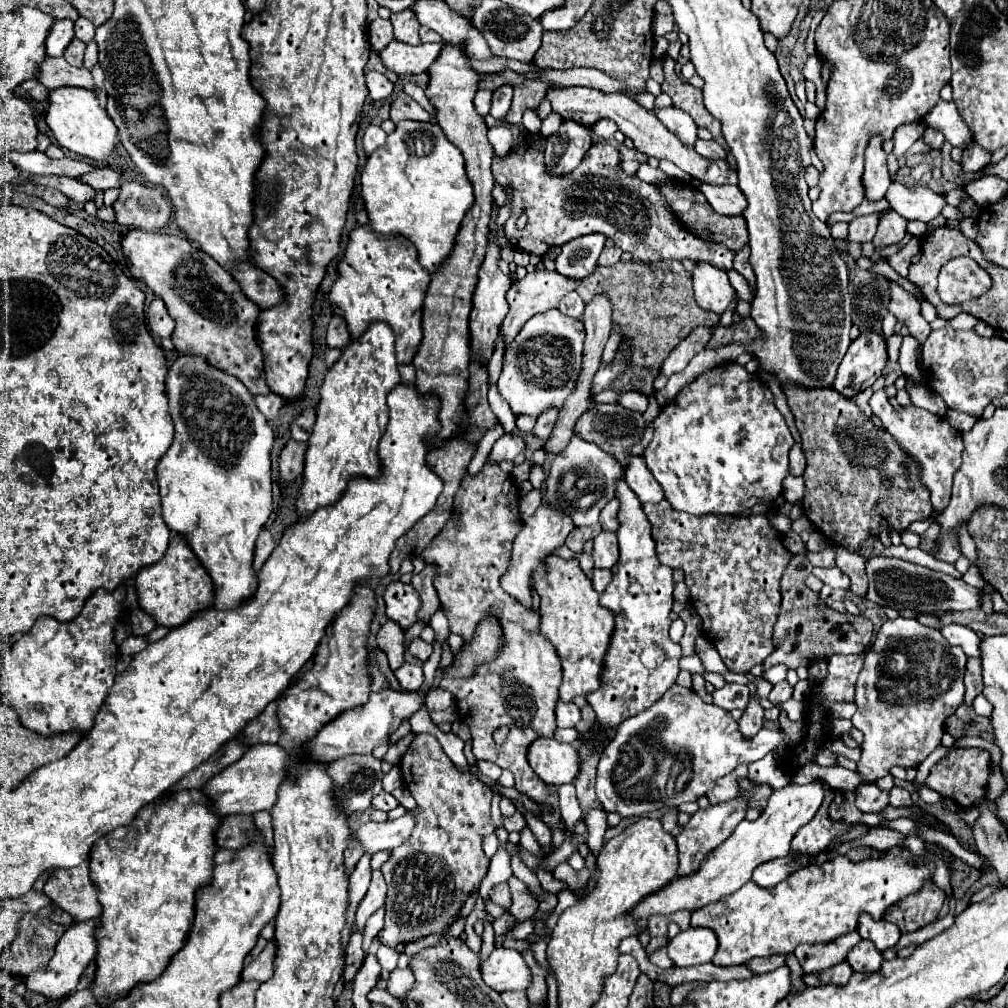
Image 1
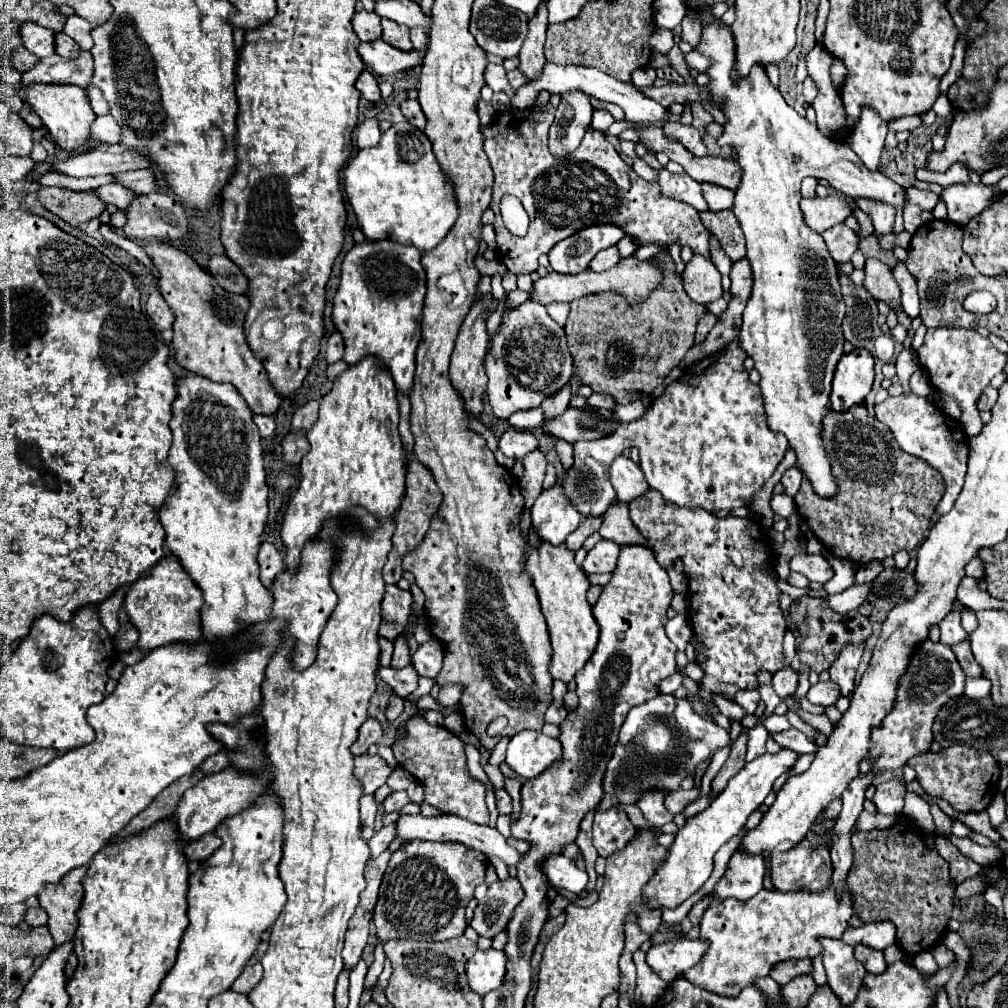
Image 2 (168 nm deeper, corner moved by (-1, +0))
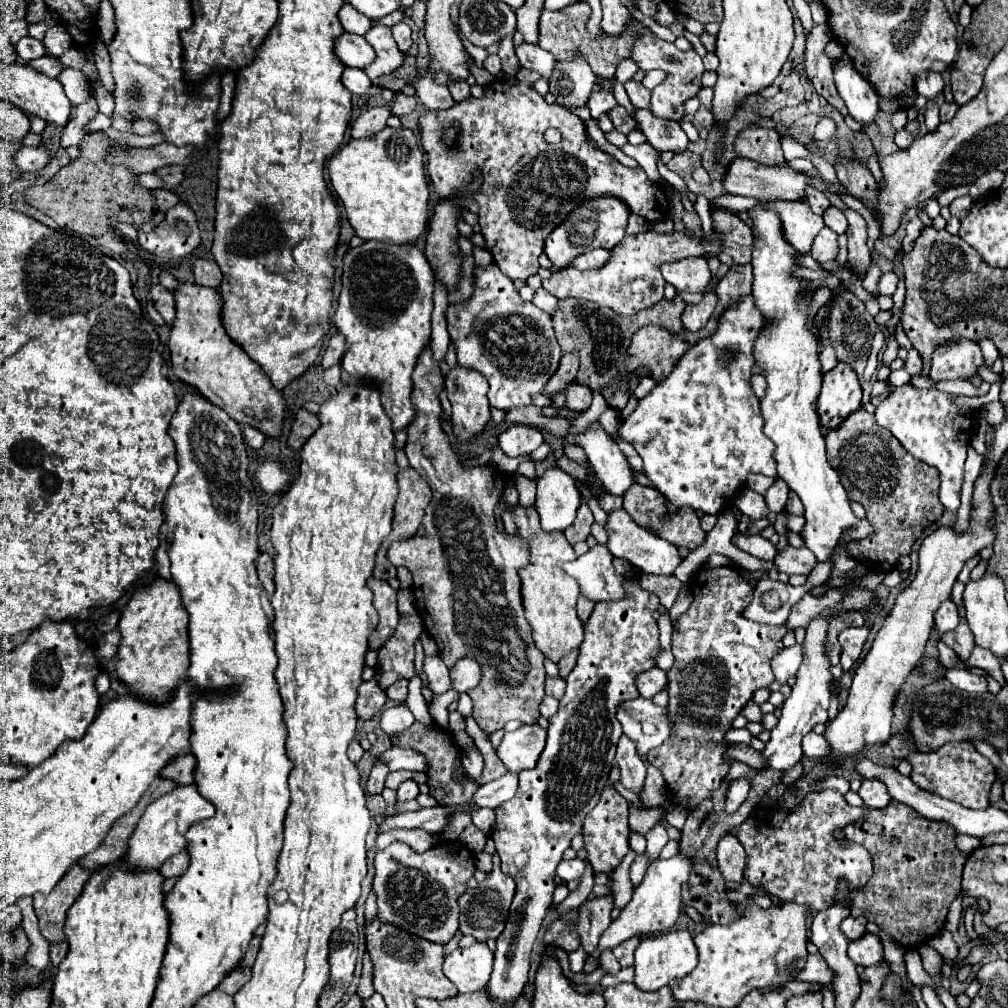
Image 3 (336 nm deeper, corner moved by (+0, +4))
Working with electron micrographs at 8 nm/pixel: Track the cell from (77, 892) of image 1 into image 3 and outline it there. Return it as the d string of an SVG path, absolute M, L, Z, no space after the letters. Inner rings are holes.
M75 864L69 872L57 882L57 886L49 894L35 894L33 906L39 918L39 930L49 944L63 942L63 926L67 918L67 910L81 894L85 882L89 878L89 870Z

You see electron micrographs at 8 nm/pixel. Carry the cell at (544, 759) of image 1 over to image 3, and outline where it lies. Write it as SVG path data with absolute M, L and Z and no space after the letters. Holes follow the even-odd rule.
M539 724L531 726L521 726L515 732L507 732L497 748L497 756L501 762L513 770L531 770L535 768L541 750L545 748L547 740L547 730L543 730Z

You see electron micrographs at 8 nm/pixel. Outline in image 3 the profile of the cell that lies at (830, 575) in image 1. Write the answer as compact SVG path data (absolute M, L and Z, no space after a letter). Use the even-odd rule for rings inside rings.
M787 546L783 552L777 552L775 564L779 572L785 574L805 574L809 576L811 570L817 566L817 558L813 558L813 552L807 548L793 548Z

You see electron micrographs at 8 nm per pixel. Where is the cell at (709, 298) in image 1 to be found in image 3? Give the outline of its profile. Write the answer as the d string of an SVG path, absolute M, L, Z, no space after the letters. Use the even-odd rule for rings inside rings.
M685 258L661 266L663 278L679 292L705 292L711 282L711 272L705 258Z

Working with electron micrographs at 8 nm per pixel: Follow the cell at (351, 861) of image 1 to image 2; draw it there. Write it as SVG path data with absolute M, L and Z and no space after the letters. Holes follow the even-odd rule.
M368 794L368 796L362 796L360 798L360 818L362 818L362 826L364 826L364 838L370 840L372 834L374 834L374 818L376 818L376 810L378 810L378 804L374 800L374 794Z

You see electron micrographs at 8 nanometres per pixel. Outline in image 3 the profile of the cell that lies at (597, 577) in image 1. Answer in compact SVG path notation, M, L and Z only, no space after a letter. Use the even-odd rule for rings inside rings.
M579 596L579 600L577 600L577 614L579 614L579 618L581 618L583 622L587 622L587 618L591 616L593 606L595 606L595 602L589 602L589 598Z

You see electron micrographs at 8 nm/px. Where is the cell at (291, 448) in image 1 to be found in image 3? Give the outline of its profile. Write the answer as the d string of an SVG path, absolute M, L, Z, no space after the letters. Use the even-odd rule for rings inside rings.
M299 410L295 416L295 422L291 426L291 434L287 438L287 446L293 450L301 450L301 446L309 440L309 436L319 428L319 420L315 414L309 414L307 410Z

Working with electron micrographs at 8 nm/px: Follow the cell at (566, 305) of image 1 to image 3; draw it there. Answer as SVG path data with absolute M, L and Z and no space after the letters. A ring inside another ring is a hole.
M539 288L539 290L535 292L535 296L533 296L533 304L535 304L537 308L541 308L543 312L547 312L547 314L555 314L559 300L557 300L553 294L549 294L547 290Z

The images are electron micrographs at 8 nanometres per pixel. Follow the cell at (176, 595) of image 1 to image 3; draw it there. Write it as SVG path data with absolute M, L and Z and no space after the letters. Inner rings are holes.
M155 578L125 604L119 620L123 636L117 652L117 678L141 698L165 702L189 668L189 612L183 608L175 582Z

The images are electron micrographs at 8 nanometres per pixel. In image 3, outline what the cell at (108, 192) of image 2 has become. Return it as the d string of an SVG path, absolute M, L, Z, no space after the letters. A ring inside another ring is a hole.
M151 190L151 194L153 194L153 198L155 198L155 204L157 204L157 210L161 210L161 212L167 212L173 204L179 204L179 198L173 194L173 192L169 192L169 190Z

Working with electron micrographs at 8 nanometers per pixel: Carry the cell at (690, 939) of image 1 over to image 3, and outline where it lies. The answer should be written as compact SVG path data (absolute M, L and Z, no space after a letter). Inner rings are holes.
M675 930L653 938L643 938L635 950L635 986L639 990L659 990L675 978L683 978L697 966L697 946L687 930Z

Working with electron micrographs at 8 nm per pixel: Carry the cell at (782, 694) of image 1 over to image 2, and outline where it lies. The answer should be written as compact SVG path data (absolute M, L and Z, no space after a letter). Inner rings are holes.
M790 666L778 670L772 678L772 686L780 698L794 694L798 688L798 672L794 672Z

